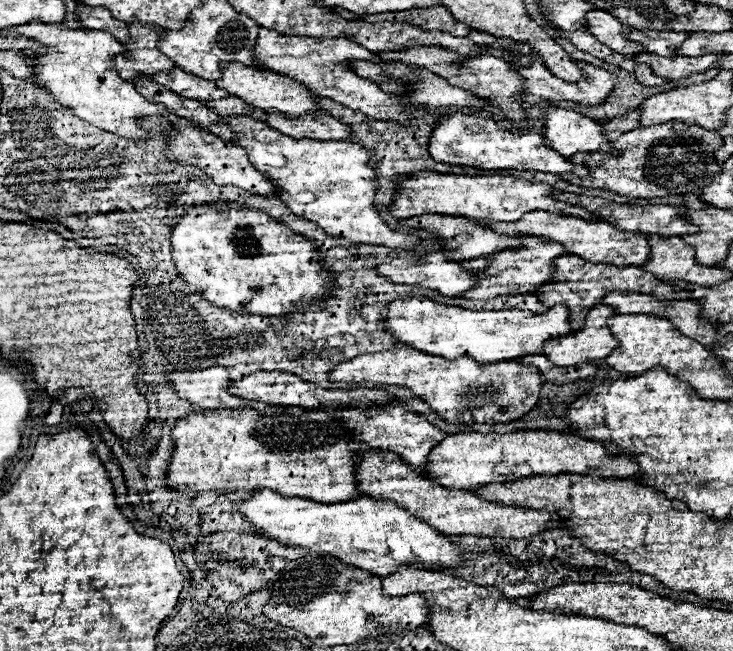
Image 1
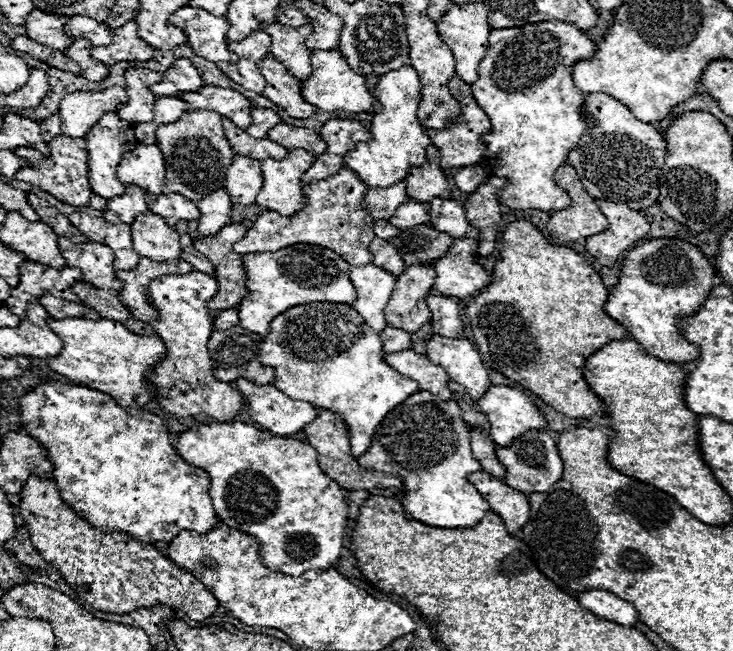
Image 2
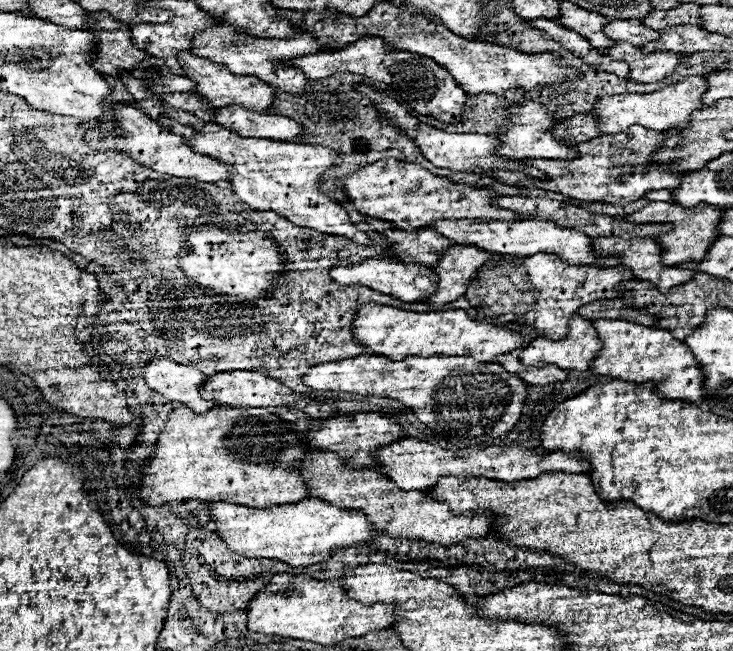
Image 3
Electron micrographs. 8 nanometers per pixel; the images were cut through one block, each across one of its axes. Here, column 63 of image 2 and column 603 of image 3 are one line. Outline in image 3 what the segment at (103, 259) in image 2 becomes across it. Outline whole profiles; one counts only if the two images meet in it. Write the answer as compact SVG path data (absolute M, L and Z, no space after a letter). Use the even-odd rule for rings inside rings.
M596 238L594 248L596 252L604 252L604 256L620 256L620 264L630 268L638 280L652 282L662 292L668 292L672 286L688 282L694 276L694 272L662 264L664 252L654 238Z

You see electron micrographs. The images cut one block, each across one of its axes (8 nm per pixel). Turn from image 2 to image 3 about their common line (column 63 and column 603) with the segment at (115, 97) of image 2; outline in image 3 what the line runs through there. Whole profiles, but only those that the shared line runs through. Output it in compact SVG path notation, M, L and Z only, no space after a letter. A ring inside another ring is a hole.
M688 76L668 88L662 88L660 92L652 94L614 94L598 100L592 114L600 122L602 134L618 134L628 130L634 124L646 126L650 130L672 130L672 128L686 128L690 124L692 110L704 108L702 96L708 90L708 82L700 76Z

